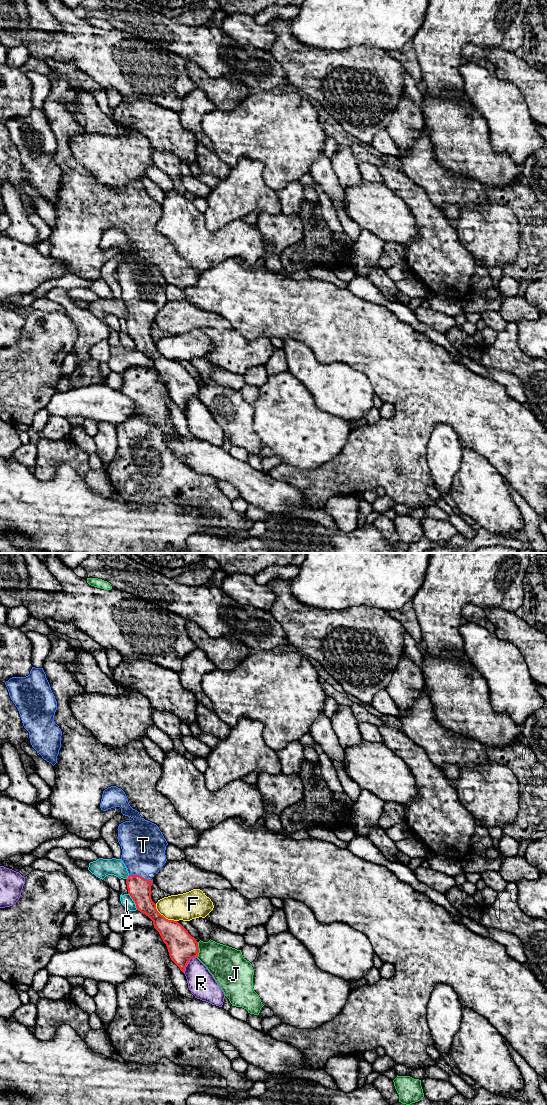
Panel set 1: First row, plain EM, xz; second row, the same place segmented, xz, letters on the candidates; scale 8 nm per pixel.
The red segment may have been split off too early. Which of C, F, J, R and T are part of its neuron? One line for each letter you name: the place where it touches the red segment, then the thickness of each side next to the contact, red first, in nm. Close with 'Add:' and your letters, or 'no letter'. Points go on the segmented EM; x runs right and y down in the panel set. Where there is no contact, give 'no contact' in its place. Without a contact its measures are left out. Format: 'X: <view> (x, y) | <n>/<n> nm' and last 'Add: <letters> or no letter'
T: xz (140, 876) | 180/360 nm
Add: T

